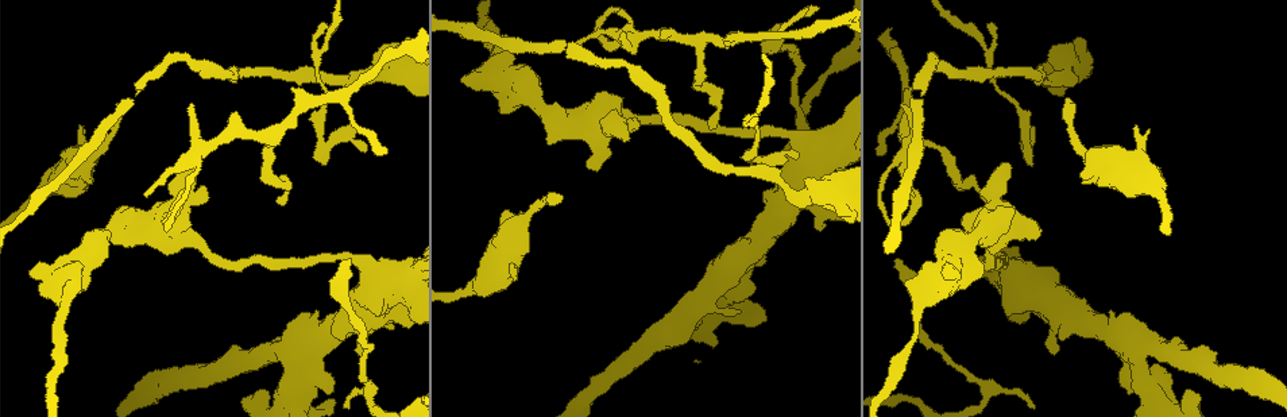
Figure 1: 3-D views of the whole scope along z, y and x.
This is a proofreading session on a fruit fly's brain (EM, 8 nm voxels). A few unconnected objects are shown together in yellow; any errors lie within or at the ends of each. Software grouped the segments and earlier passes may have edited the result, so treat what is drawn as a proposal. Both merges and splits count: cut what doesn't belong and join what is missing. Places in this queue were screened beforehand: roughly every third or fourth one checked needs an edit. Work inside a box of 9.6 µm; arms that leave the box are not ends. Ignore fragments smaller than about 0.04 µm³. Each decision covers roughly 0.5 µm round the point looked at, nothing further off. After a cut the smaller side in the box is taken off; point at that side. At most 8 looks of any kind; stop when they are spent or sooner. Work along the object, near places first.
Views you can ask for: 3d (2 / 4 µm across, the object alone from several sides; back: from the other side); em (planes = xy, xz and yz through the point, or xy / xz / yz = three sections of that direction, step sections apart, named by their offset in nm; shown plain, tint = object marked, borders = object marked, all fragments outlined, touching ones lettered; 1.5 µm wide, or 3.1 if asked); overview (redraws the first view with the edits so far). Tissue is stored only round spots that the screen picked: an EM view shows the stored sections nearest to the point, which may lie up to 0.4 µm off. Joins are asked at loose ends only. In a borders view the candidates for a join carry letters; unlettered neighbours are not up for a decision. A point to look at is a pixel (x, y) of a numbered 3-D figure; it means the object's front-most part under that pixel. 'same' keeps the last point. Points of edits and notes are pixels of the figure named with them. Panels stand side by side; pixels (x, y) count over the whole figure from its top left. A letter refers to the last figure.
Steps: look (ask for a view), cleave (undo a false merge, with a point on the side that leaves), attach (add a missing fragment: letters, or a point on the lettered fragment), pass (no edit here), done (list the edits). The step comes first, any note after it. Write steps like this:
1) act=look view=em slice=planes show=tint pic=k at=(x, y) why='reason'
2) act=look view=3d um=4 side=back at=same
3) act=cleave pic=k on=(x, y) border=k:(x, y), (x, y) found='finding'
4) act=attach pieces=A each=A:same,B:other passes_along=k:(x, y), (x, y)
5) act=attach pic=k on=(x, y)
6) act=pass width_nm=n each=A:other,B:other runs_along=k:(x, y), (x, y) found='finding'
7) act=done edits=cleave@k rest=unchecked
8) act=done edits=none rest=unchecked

act=look view=3d um=4 side=back pic=1 at=(898, 258) why='branch stops here'

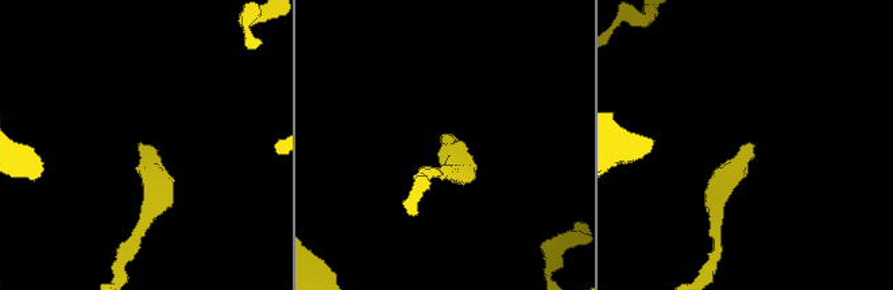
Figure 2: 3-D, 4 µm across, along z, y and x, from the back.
act=look view=em slice=planes show=borders pic=2 at=(141, 142)

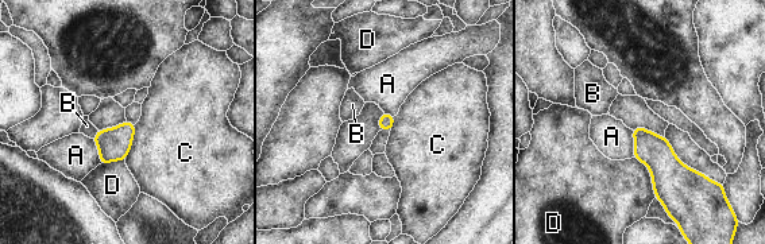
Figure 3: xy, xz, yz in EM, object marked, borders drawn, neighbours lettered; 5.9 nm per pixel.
act=attach pieces=B each=A:other,B:same,C:other,D:other found='it goes on there'

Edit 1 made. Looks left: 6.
act=look view=em slice=planes show=tint pic=1 at=(323, 143) why='sharp bend'

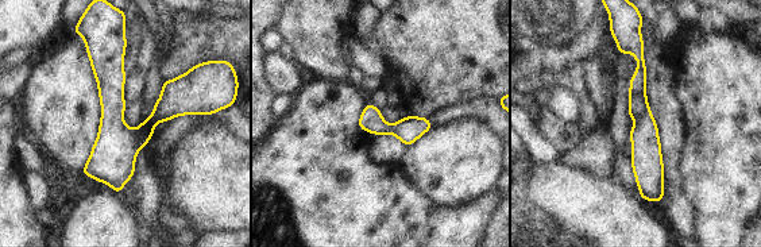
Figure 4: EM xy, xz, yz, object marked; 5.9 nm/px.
act=look view=em slice=planes show=borders at=same why='what lies round it'

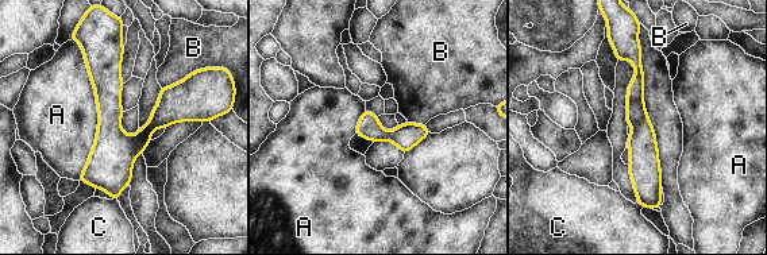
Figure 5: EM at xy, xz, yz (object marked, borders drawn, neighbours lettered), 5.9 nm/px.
act=pass longest_contact=A:800nm each=A:other,B:other,C:other border=5:(77, 42), (97, 107), (80, 180) found='all the same neuron'

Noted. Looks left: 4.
act=look view=em slice=xz step=4 show=tint pic=1 at=(78, 124) why='free end'

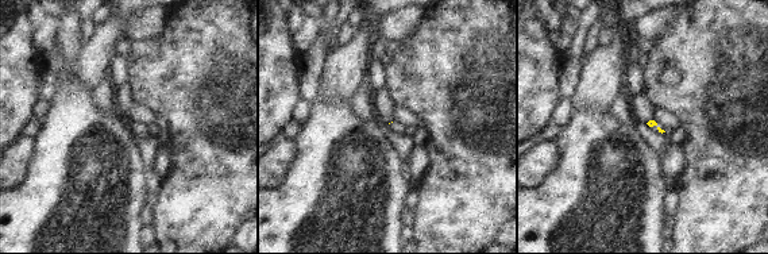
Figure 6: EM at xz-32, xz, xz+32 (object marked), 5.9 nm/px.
act=look view=em slice=planes show=borders at=same why='cut it another way'

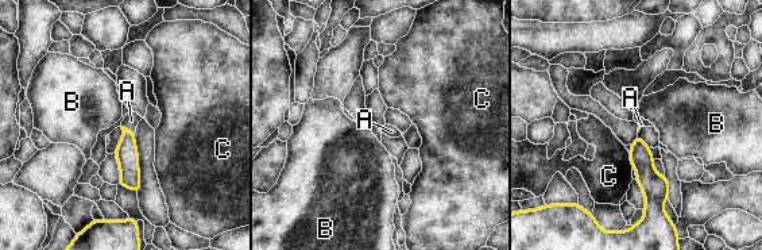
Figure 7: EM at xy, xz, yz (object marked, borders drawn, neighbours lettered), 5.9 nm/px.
act=attach pieces=A each=A:same,B:other,C:other passes_along=7:(126, 153), (127, 130), (131, 120) found='it goes on there'

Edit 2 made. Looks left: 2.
act=done edits=attach@3,attach@7 rest=unchecked

